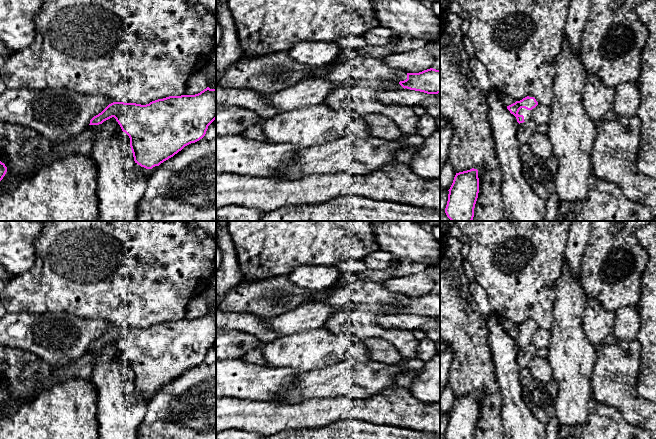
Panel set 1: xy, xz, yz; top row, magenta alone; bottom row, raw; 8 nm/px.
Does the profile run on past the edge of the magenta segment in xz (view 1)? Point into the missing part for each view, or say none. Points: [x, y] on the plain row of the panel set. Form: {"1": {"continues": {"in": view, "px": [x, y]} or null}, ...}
{"1": {"continues": null}}

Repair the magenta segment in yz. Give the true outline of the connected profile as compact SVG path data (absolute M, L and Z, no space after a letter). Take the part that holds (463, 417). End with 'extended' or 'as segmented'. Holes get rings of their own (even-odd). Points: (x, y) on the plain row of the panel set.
M472 392L456 397L448 415L446 439L474 439L479 417L478 394Z | as segmented

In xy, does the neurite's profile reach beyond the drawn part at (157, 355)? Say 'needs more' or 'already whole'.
already whole

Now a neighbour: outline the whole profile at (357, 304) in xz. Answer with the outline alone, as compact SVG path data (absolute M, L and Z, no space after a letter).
M358 280L344 286L330 288L330 294L323 296L320 291L314 291L309 296L309 303L321 303L331 306L335 312L325 322L324 328L334 334L352 334L361 340L377 337L390 342L400 353L402 360L417 358L417 348L420 340L414 336L414 330L400 330L379 326L375 319L381 315L404 313L399 306L407 303L407 295L395 293L386 289L381 283L372 280Z

